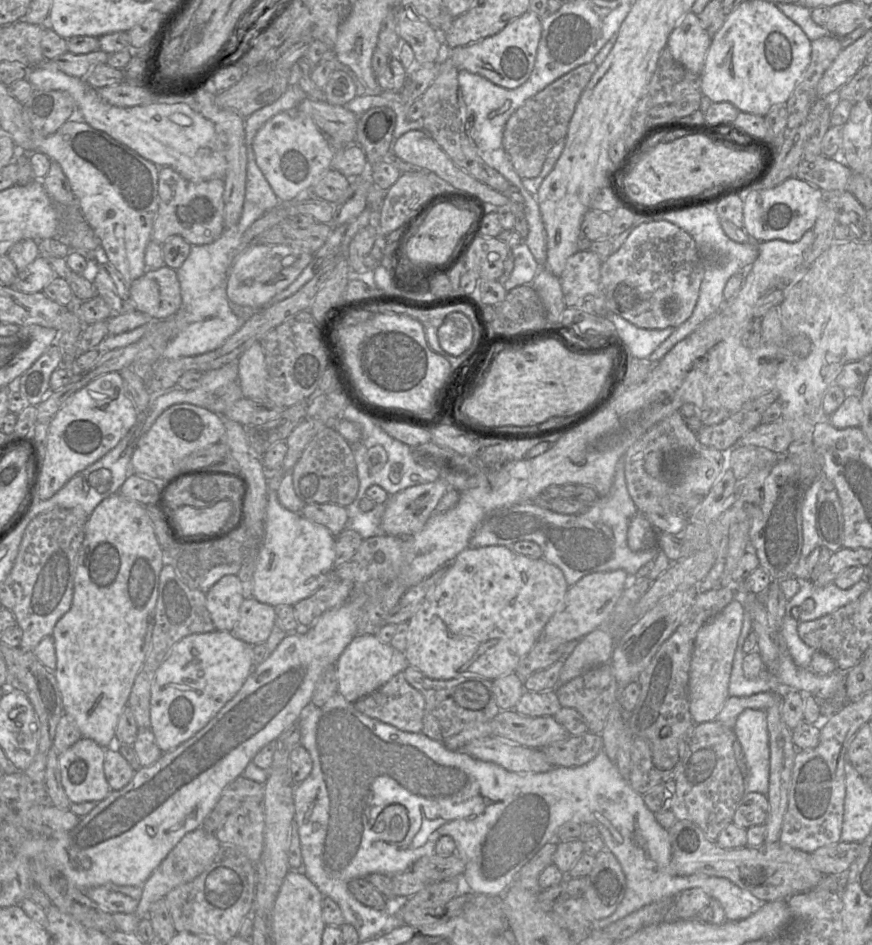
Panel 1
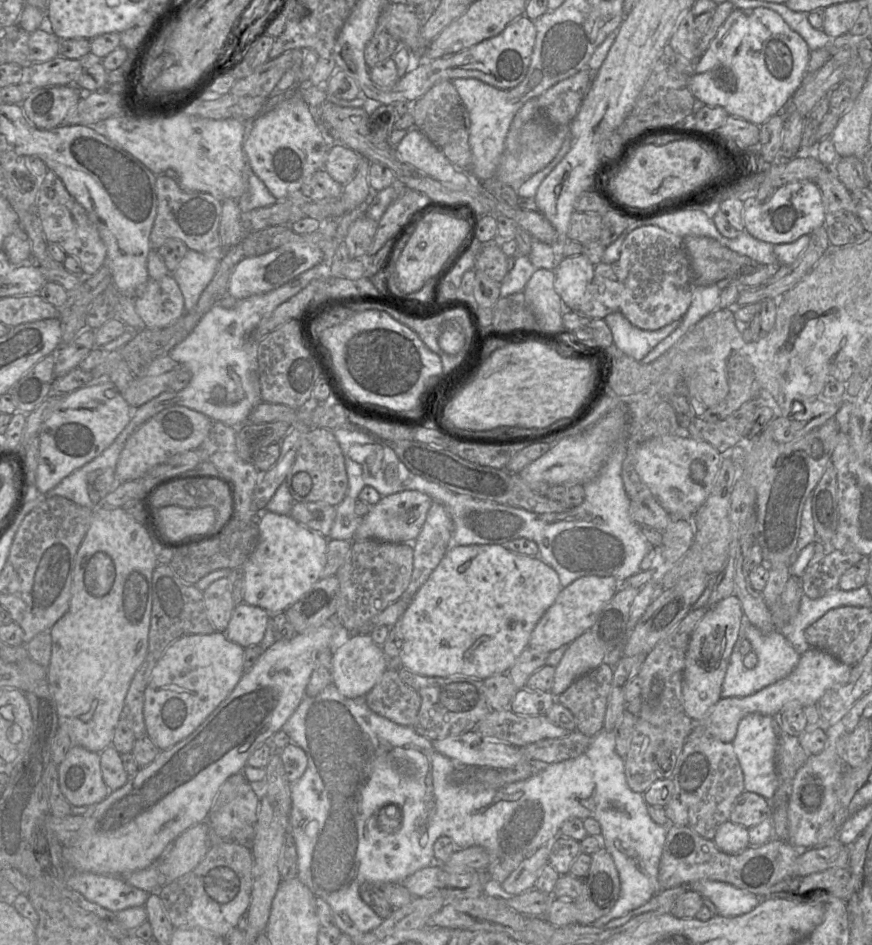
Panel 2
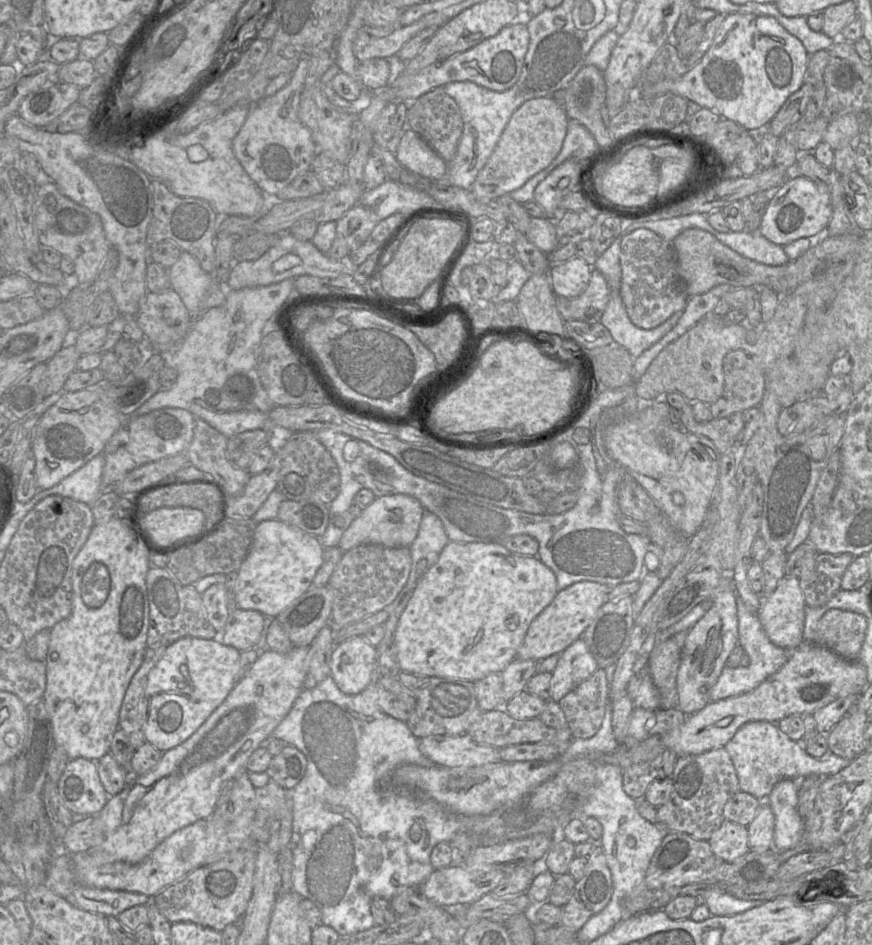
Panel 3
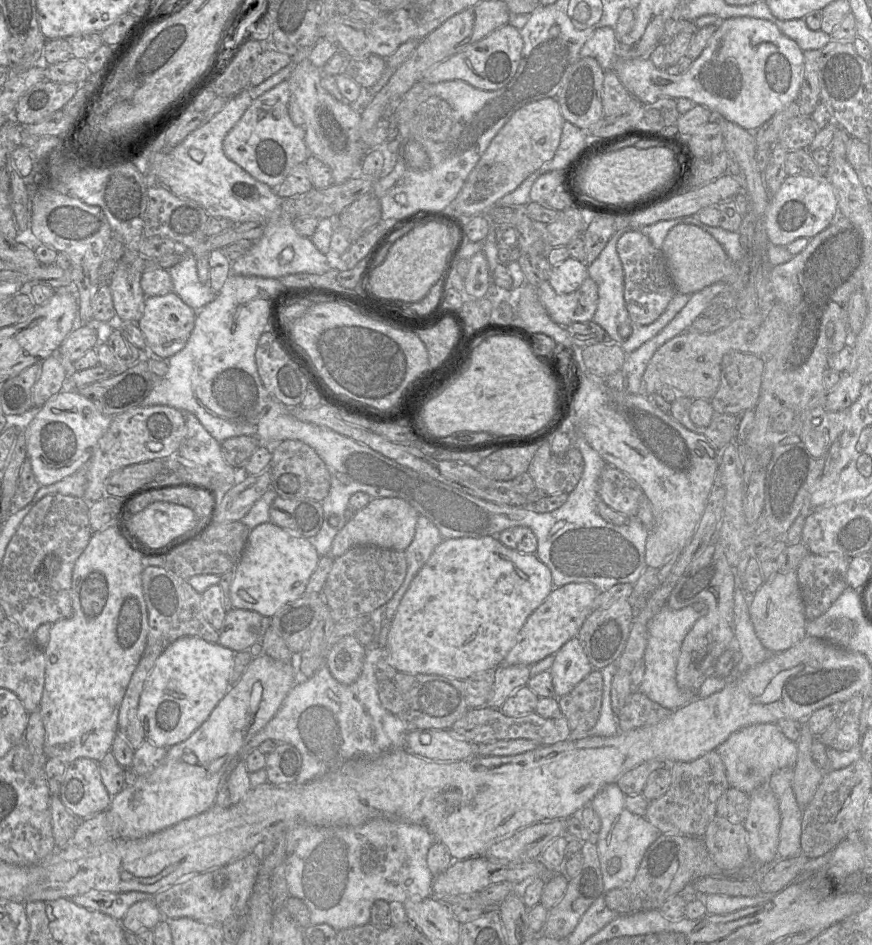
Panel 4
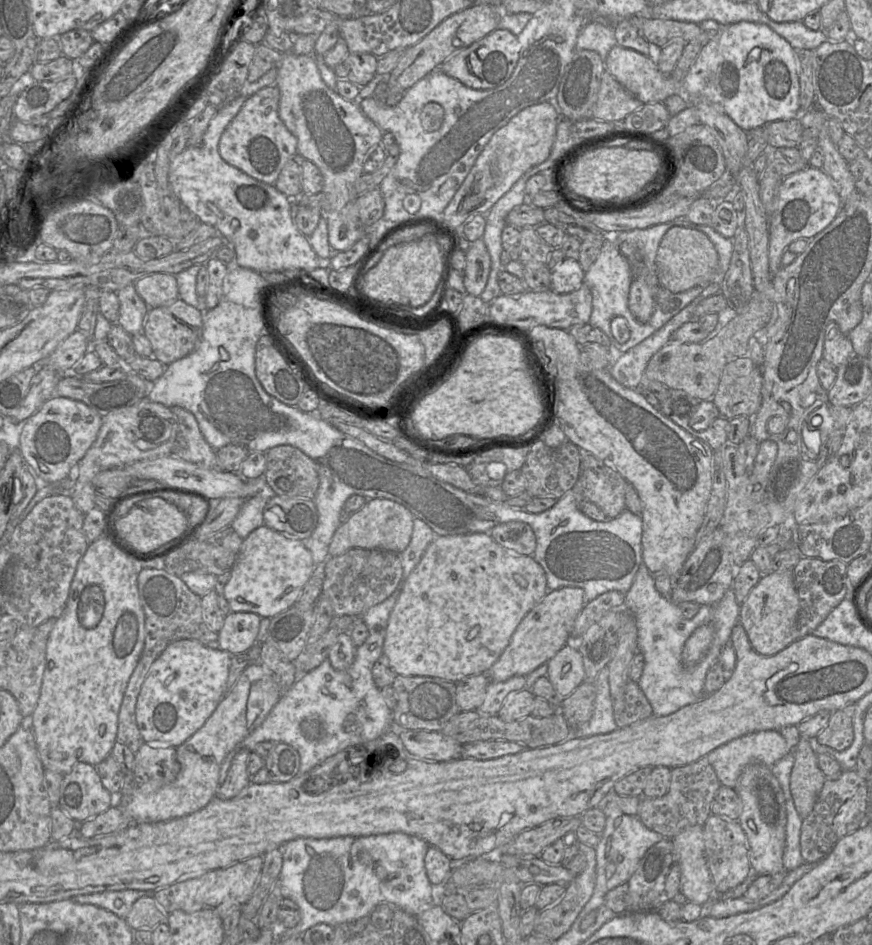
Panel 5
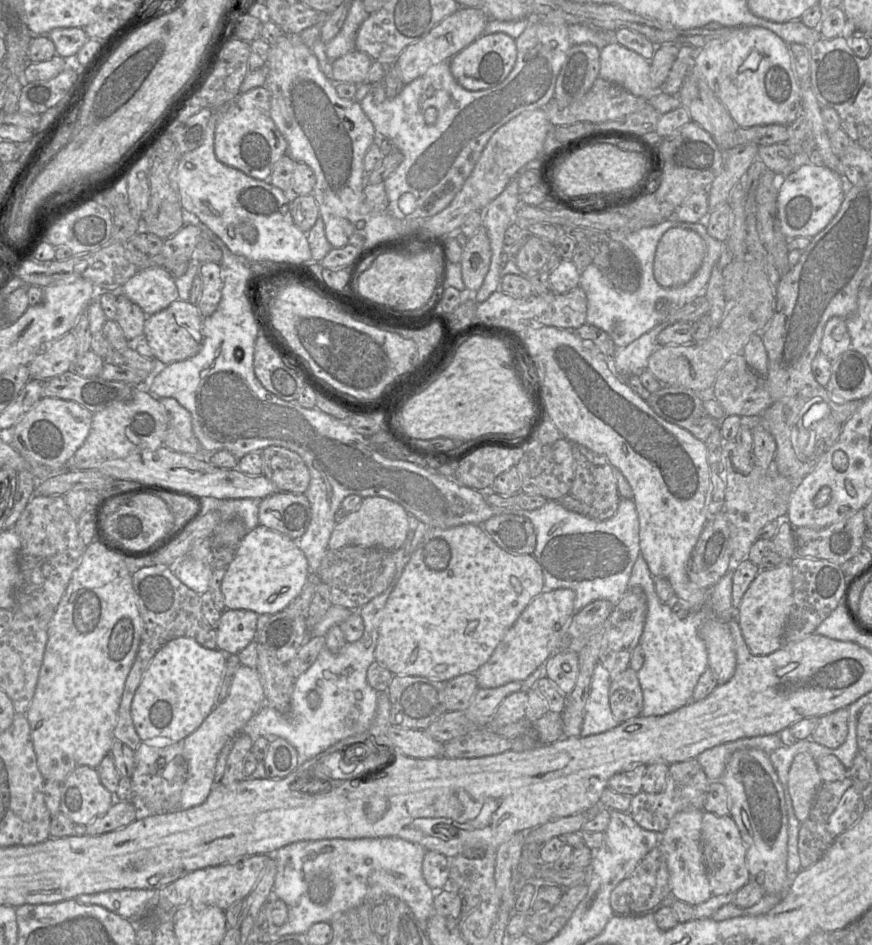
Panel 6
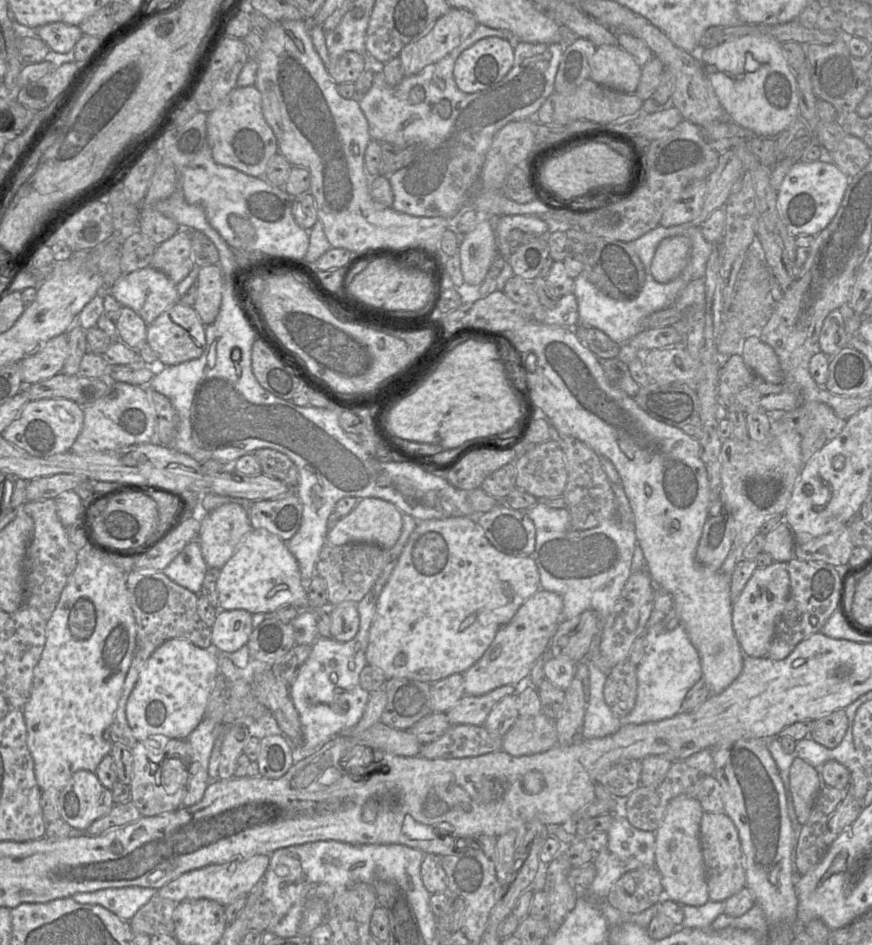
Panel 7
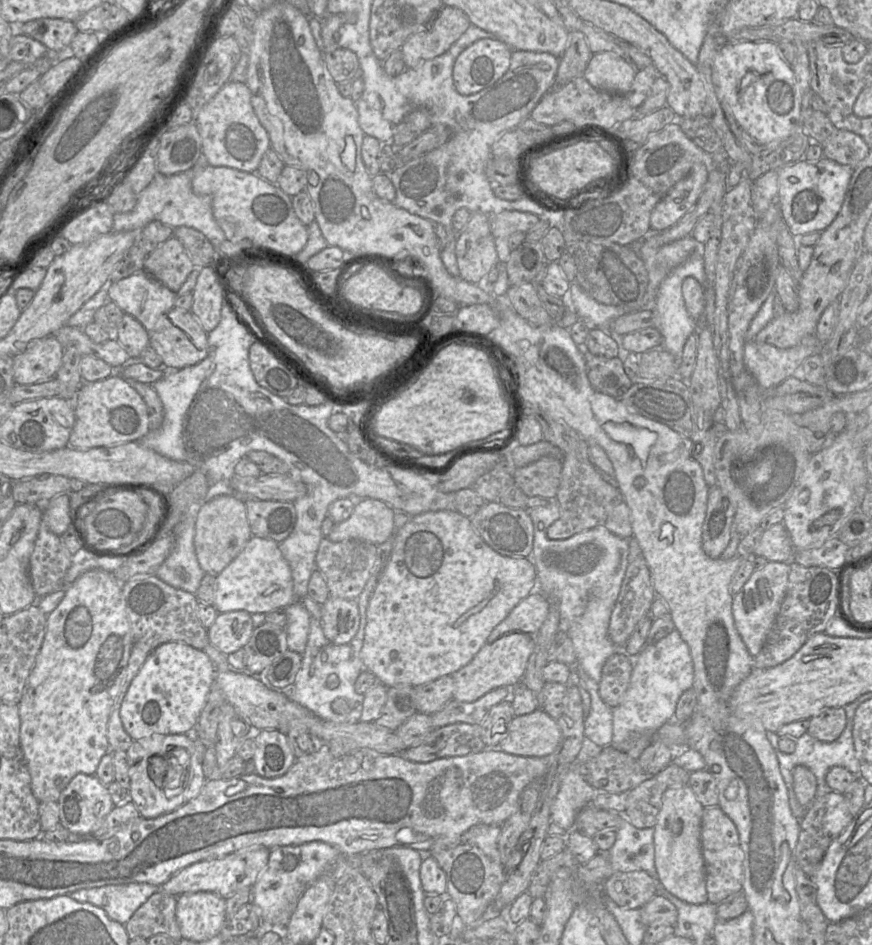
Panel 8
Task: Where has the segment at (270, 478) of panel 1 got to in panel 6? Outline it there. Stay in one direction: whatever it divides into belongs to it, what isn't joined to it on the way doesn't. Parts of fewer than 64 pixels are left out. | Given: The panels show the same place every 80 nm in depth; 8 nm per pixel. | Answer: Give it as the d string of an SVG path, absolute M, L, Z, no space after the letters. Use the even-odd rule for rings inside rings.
M259 525L248 531L236 549L231 563L225 568L221 591L229 610L250 610L258 615L282 612L300 595L310 573L308 561L296 542L286 535Z

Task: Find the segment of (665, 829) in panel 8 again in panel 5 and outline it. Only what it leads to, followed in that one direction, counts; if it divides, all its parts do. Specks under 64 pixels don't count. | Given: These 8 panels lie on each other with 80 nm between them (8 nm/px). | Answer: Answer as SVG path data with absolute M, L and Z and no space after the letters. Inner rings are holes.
M703 826L684 829L672 842L681 868L680 893L688 902L704 905L717 894L706 861Z

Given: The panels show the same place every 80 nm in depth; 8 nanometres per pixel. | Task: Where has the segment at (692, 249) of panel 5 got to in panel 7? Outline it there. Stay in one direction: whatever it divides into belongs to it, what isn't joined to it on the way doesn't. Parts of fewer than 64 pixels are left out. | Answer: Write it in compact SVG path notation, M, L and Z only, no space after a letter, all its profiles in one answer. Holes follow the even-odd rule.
M685 236L663 239L651 262L651 274L658 283L668 283L685 268L690 256L691 240Z

